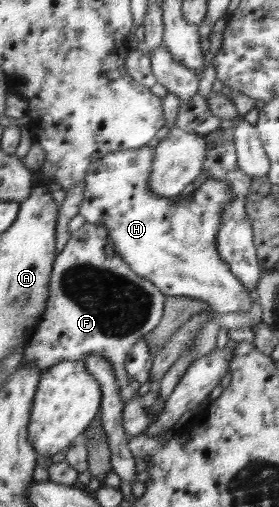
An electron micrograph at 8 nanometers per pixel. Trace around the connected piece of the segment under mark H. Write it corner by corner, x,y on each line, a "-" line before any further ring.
147,145
139,148
113,151
89,164
85,172
83,202
79,214
86,222
105,225
109,229
109,241
115,245
117,255
123,257
129,268
137,275
153,281
165,295
190,297
205,302
210,310
224,315
231,312
247,312
253,305
249,291
241,279
229,272
229,267
217,249
217,234
220,234
221,209
231,201
231,190
227,180
209,178
193,194
182,193
173,198
161,198
149,190
149,175
153,170
153,151

